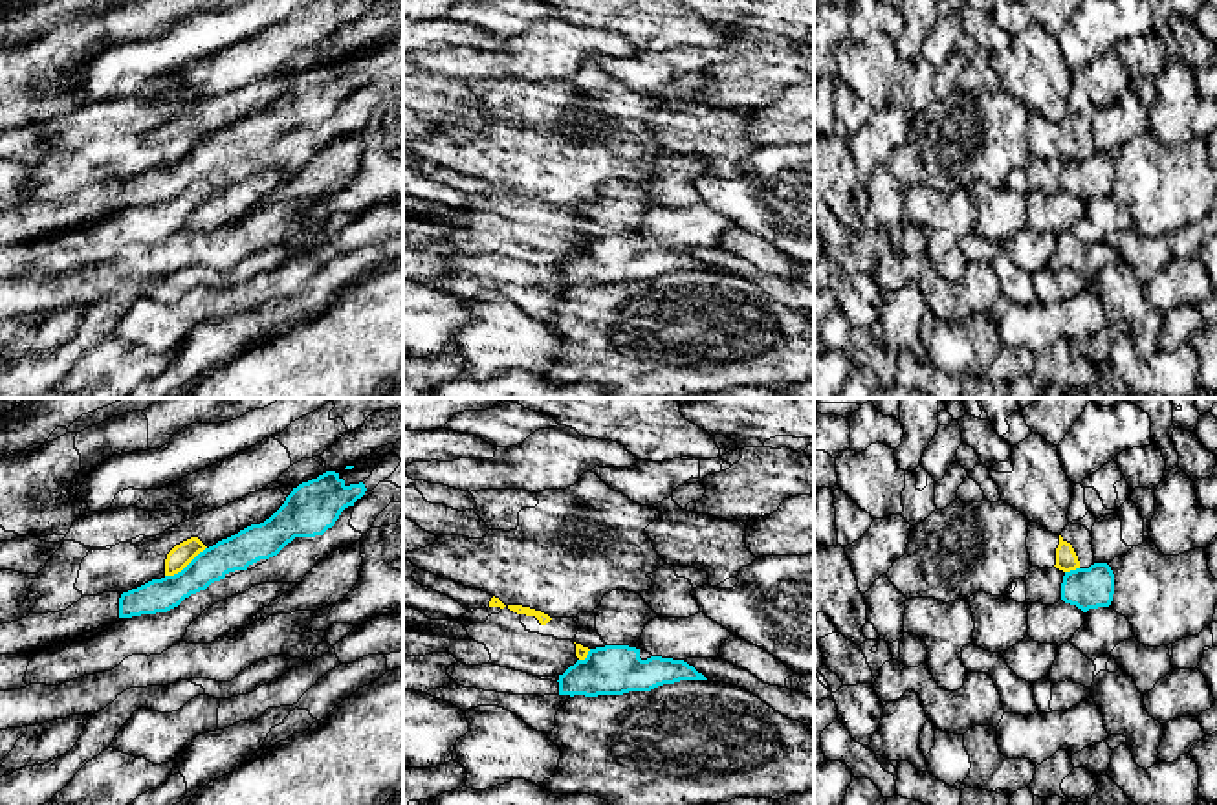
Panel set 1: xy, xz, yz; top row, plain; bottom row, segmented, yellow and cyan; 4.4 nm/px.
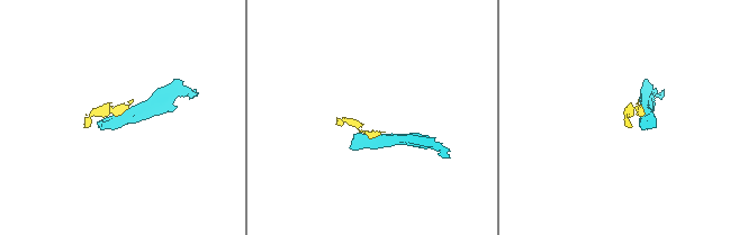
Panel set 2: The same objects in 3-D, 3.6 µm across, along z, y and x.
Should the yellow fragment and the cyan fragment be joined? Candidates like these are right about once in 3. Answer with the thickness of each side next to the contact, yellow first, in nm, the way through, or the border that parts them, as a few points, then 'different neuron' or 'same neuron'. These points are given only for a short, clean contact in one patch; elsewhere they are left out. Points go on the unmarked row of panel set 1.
100 nm thick on the yellow side, 160 nm on the other; border along xy (206, 136), (180, 160), (165, 165); different neuron

